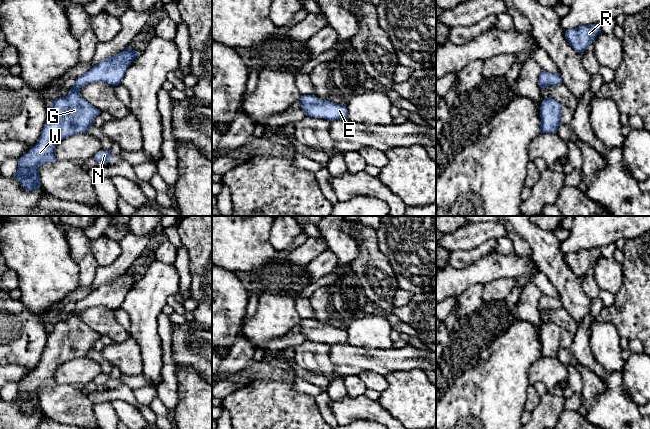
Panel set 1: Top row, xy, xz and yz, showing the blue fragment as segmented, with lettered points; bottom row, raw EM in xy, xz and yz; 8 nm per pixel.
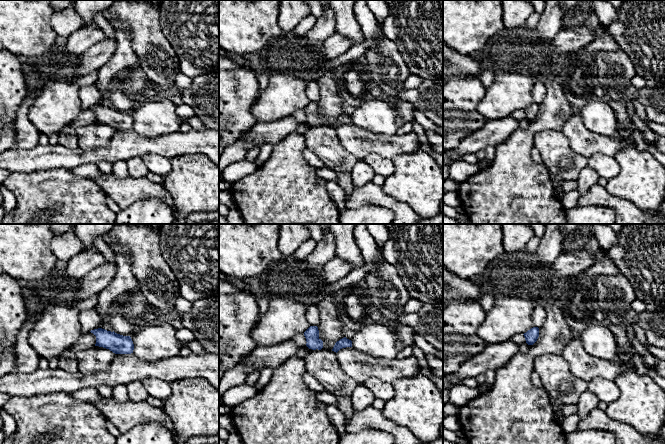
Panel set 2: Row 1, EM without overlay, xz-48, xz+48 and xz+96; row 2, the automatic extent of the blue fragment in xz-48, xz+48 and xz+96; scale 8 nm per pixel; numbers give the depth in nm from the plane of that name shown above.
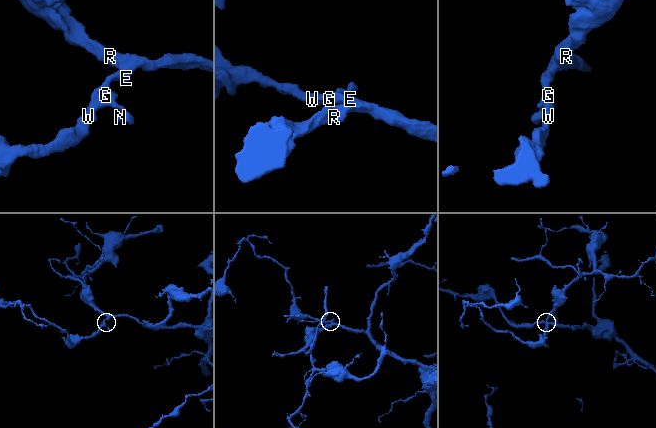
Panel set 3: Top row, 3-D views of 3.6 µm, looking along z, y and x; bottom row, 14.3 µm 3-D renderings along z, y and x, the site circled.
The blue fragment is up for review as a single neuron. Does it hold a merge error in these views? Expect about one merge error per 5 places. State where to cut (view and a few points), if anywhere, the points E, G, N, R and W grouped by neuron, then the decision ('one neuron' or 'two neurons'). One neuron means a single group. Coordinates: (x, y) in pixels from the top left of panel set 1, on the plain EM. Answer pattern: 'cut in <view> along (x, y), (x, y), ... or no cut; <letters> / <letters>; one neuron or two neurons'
no cut; E G N R W; one neuron

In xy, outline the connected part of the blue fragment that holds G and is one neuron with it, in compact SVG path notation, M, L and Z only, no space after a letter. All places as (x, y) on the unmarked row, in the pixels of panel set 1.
M127 270L123 275L119 276L115 280L101 285L84 299L76 302L76 307L70 313L67 320L55 323L52 329L48 331L47 344L39 365L25 379L18 383L18 393L14 402L20 405L20 408L26 415L34 415L40 412L41 404L38 392L41 388L56 385L54 380L56 369L61 364L72 359L87 357L89 351L93 349L93 344L101 337L98 333L82 322L79 316L80 312L92 306L105 306L112 310L121 308L127 292L138 279L138 276Z

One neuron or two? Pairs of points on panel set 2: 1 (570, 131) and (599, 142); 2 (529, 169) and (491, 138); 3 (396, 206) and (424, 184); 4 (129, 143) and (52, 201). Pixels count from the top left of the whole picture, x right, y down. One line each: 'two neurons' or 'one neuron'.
1: one neuron
2: two neurons
3: two neurons
4: two neurons

